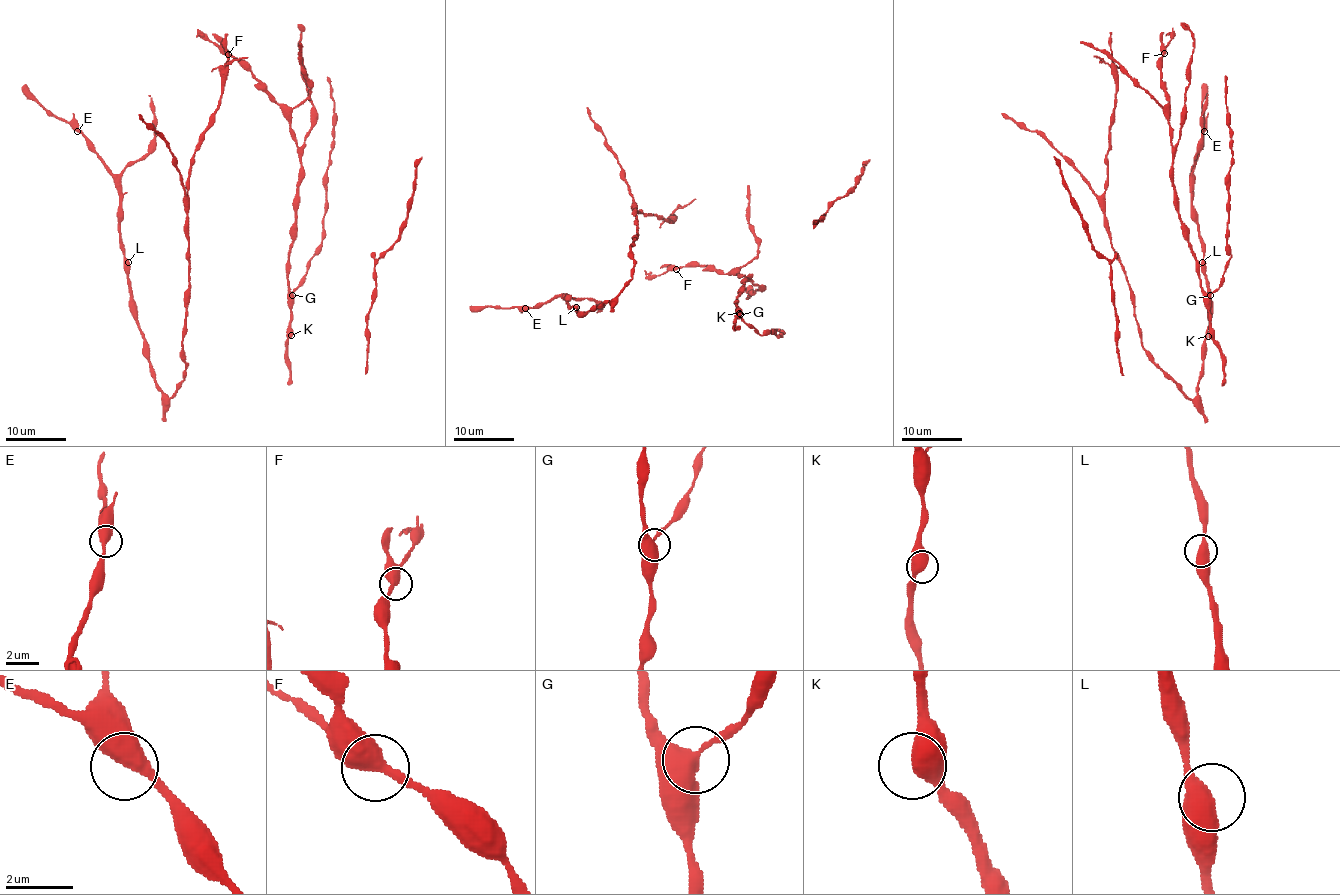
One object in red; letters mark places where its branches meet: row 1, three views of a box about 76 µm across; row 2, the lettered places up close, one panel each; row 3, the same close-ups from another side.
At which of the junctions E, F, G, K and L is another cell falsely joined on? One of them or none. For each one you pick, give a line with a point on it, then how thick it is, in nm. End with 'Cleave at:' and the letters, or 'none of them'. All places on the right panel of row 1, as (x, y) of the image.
Cleave at: none of them

